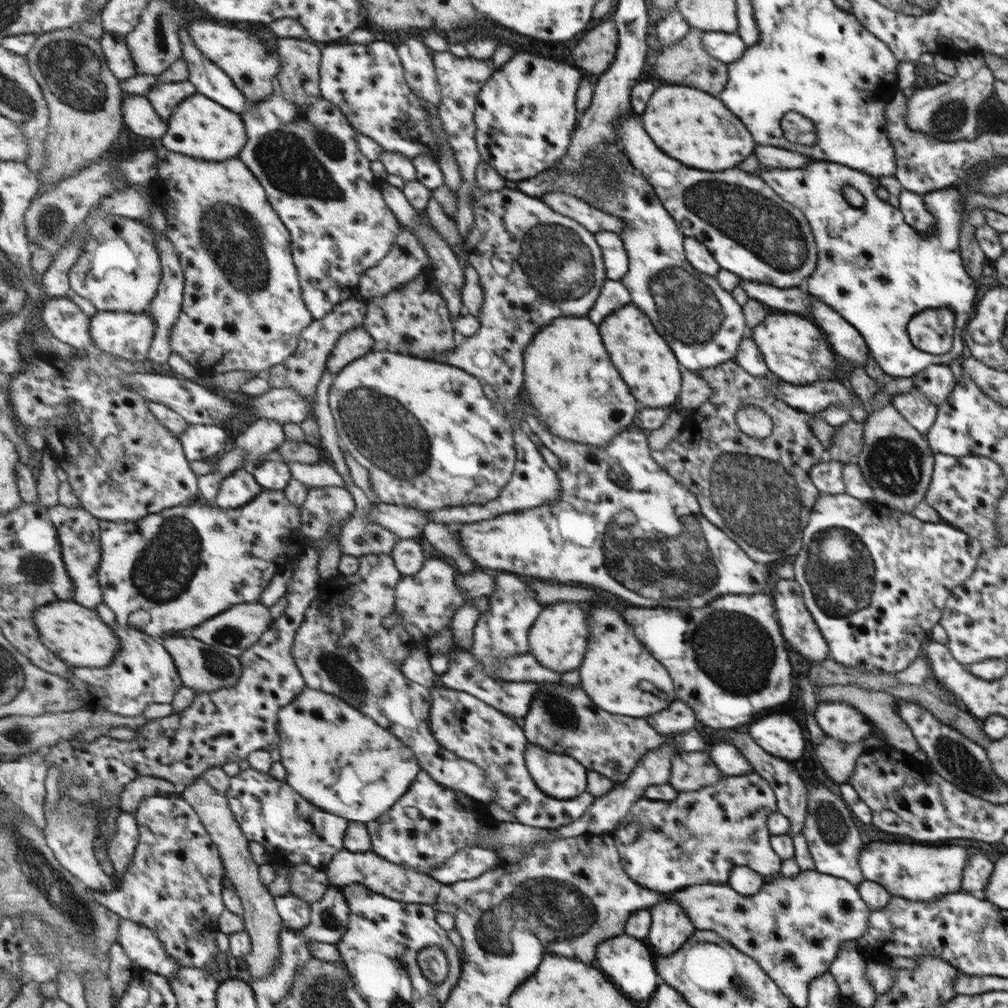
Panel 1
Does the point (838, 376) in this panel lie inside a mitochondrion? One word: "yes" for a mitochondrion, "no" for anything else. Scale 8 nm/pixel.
no

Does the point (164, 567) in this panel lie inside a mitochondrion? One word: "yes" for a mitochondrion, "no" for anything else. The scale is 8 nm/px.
yes

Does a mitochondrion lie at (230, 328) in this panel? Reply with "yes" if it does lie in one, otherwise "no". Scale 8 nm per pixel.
no

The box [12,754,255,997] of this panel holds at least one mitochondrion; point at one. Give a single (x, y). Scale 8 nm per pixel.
(77, 819)

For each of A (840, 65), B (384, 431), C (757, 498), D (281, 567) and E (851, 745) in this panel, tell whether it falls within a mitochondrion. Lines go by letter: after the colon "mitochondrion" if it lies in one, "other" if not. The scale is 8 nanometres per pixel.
A: other
B: mitochondrion
C: mitochondrion
D: other
E: other

